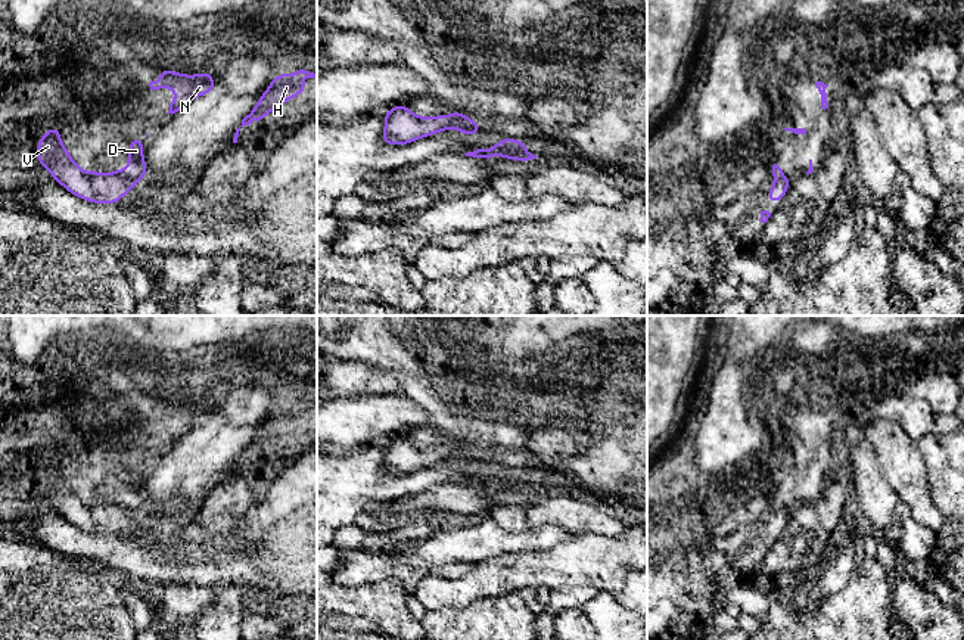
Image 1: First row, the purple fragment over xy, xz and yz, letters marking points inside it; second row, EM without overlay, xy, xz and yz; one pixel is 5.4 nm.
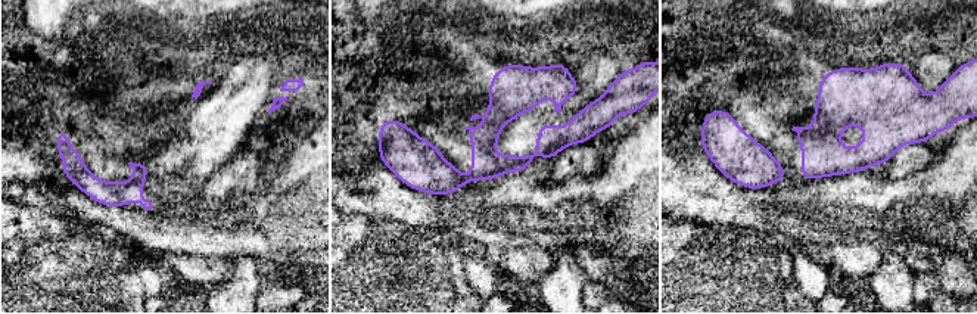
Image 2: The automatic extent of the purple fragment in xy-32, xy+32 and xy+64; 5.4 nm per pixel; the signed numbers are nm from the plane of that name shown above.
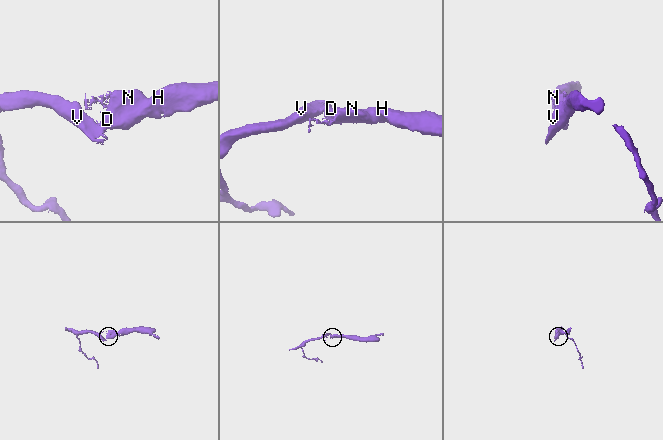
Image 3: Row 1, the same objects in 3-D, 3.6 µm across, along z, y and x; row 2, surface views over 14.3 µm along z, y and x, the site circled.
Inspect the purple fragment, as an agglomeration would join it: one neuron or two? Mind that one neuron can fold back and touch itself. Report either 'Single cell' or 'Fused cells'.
Fused cells

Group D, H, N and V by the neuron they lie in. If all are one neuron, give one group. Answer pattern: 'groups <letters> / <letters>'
groups D H N / V

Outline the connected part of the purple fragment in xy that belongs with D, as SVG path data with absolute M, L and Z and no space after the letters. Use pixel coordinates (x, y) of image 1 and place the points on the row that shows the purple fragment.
M142 137L128 139L128 145L128 167L125 170L118 170L113 165L113 170L115 175L121 177L128 183L137 184L147 174L147 165L144 164L143 158L144 142L142 140Z

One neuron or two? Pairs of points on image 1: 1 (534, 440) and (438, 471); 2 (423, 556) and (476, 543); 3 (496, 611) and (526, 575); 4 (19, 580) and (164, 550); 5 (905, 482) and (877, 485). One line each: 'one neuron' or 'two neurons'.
1: two neurons
2: one neuron
3: two neurons
4: two neurons
5: two neurons

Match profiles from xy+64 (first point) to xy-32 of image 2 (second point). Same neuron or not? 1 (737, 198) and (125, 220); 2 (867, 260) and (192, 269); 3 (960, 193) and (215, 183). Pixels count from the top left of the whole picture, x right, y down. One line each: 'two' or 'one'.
1: one
2: one
3: two

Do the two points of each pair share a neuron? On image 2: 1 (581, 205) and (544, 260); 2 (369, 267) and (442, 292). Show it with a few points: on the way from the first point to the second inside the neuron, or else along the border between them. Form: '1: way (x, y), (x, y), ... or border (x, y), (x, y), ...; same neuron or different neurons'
1: border (515, 246), (541, 246), (553, 255); different neurons
2: way (386, 267), (400, 267), (425, 288); same neuron

